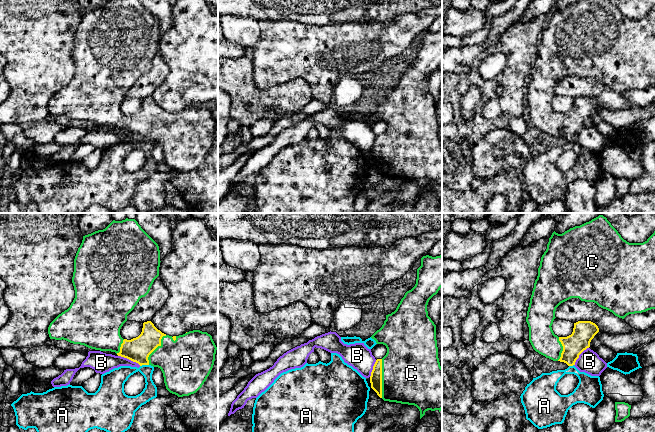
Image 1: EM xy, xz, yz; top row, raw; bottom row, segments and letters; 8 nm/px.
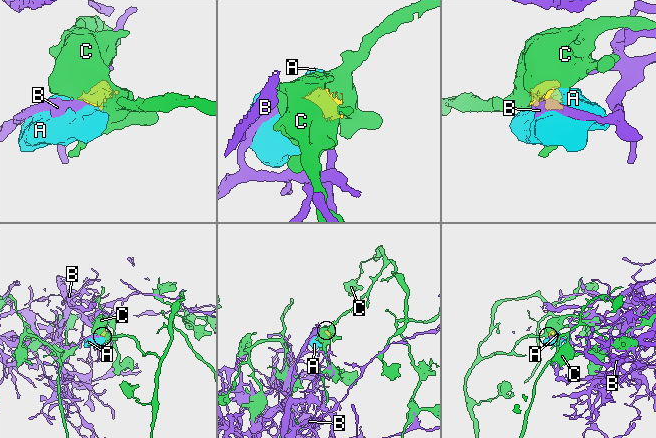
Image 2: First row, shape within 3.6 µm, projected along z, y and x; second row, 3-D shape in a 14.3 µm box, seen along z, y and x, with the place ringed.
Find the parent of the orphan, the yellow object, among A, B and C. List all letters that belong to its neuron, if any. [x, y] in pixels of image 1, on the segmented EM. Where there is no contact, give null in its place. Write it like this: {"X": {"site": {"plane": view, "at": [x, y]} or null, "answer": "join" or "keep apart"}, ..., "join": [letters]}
{"A": {"site": {"plane": "xy", "at": [144, 364]}, "answer": "keep apart"}, "B": {"site": {"plane": "xy", "at": [129, 359]}, "answer": "keep apart"}, "C": {"site": {"plane": "xz", "at": [381, 378]}, "answer": "join"}, "join": ["C"]}

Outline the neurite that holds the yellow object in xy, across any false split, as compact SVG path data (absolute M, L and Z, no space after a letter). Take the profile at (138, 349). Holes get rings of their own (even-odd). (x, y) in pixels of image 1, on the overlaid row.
M135 219L113 220L105 229L83 236L74 259L72 283L75 298L70 307L59 314L49 325L50 339L66 340L88 348L115 352L142 365L151 365L161 369L166 389L178 397L196 393L209 376L215 361L217 347L207 332L193 330L179 336L169 336L158 330L151 321L143 323L141 334L131 340L123 339L120 329L127 321L127 315L139 300L145 297L159 276L160 250L158 244L141 228Z

